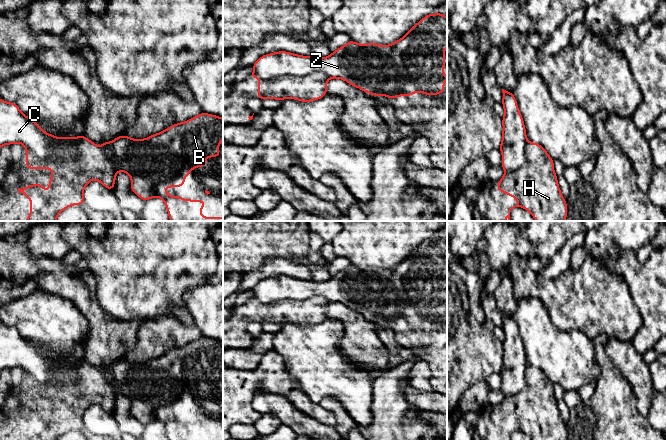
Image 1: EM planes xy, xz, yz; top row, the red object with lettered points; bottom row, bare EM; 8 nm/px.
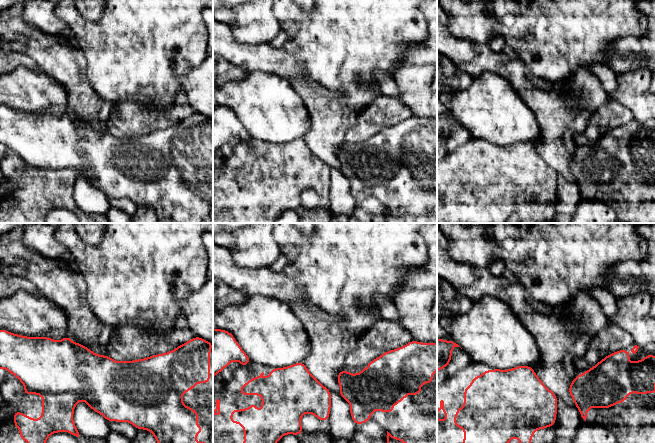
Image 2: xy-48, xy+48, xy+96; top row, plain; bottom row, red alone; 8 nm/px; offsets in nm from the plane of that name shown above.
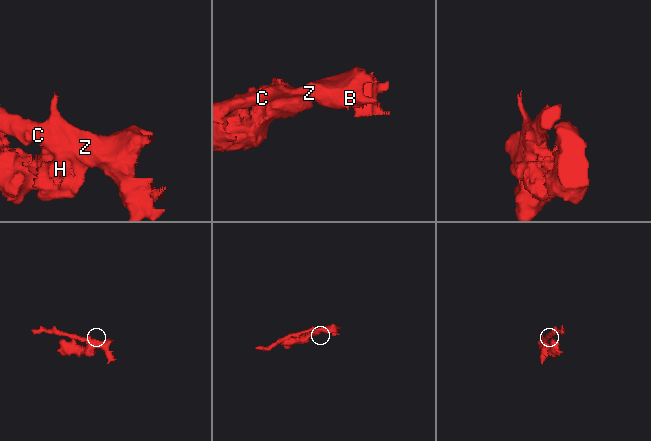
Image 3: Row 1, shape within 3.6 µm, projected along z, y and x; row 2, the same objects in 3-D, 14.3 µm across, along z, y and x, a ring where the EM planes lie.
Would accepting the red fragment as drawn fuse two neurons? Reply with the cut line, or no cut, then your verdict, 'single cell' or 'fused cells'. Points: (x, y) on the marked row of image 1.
cut in xy along (84, 135), (56, 143), (59, 160), (40, 159), (28, 150); fused cells

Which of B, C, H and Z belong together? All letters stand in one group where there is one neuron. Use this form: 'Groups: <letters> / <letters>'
Groups: B C Z / H

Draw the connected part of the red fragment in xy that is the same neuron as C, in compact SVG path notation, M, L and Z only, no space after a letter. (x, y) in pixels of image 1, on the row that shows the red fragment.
M0 98L0 148L3 145L20 143L40 159L62 161L56 156L54 145L74 143L84 136L55 137L45 133L40 125L22 113L16 104Z

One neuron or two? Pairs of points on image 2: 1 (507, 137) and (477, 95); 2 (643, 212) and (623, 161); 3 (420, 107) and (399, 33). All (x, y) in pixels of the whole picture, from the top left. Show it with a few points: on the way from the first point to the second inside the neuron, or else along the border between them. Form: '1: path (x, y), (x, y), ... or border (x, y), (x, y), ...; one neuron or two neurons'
1: path (507, 127), (487, 105); one neuron
2: path (643, 199), (643, 181), (636, 174); one neuron
3: border (399, 67), (391, 74); two neurons

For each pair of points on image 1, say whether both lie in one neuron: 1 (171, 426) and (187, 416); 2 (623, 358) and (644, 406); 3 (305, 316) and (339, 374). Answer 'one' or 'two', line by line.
1: one
2: one
3: two

